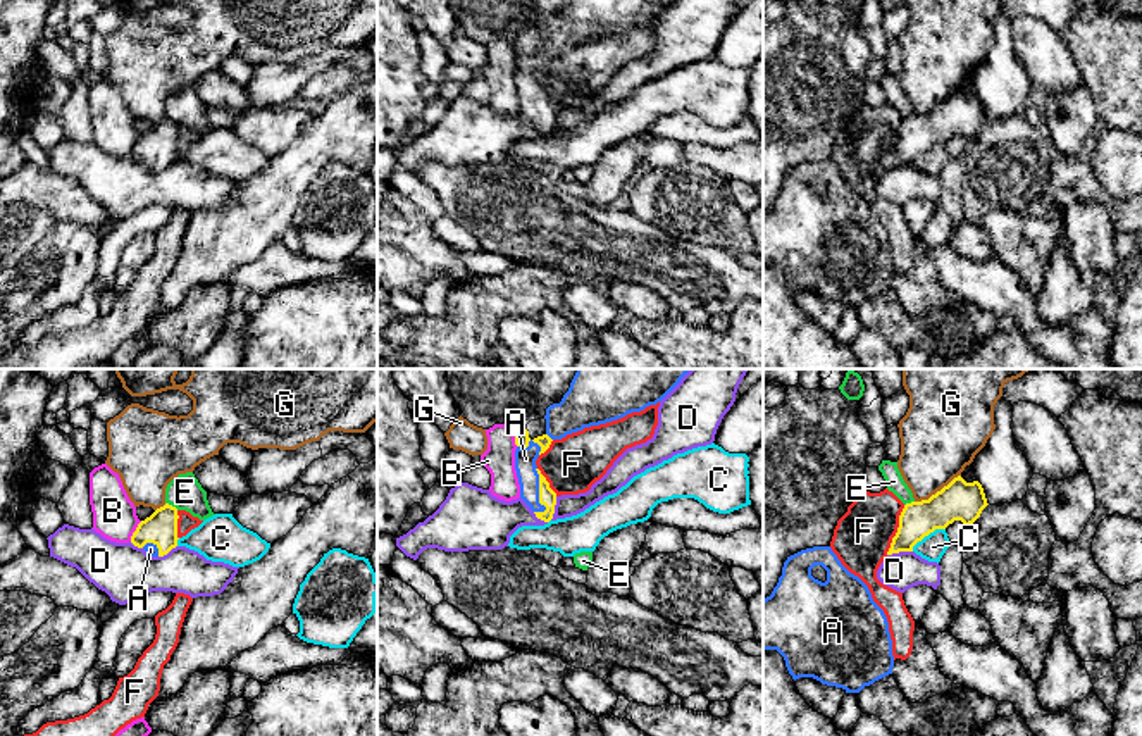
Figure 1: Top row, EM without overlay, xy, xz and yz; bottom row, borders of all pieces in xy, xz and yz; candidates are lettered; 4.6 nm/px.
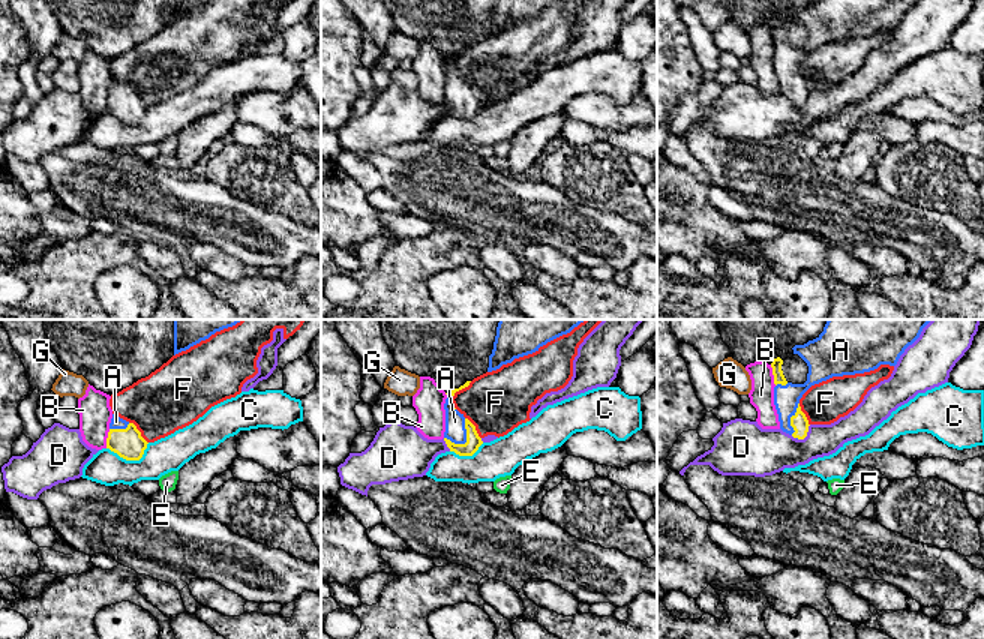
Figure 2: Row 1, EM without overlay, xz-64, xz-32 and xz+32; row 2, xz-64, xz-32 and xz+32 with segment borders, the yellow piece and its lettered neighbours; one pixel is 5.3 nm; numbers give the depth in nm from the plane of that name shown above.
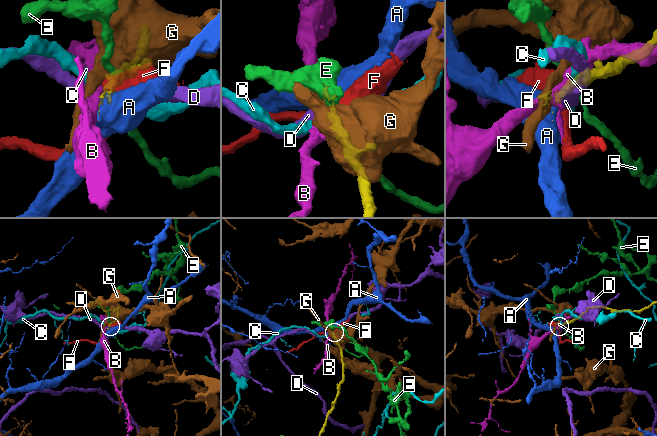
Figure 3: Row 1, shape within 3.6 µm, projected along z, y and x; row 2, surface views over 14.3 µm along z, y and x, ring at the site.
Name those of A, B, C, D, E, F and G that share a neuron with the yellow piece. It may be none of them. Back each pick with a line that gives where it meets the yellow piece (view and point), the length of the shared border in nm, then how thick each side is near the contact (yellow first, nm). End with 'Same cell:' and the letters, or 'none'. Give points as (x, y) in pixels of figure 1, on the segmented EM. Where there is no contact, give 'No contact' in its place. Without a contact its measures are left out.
A: Touches yellow at xz (539, 490). Shared border 220 nm. Thickness 80 nm (yellow) against 100 nm
Same cell: A

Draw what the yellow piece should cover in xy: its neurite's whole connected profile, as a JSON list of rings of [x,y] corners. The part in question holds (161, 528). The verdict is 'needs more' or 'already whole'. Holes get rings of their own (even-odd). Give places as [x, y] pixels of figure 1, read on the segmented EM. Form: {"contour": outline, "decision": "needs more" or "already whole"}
{"contour": [[[165,503],[141,521],[131,536],[131,543],[152,557],[164,557],[177,546],[177,508]]], "decision": "needs more"}

